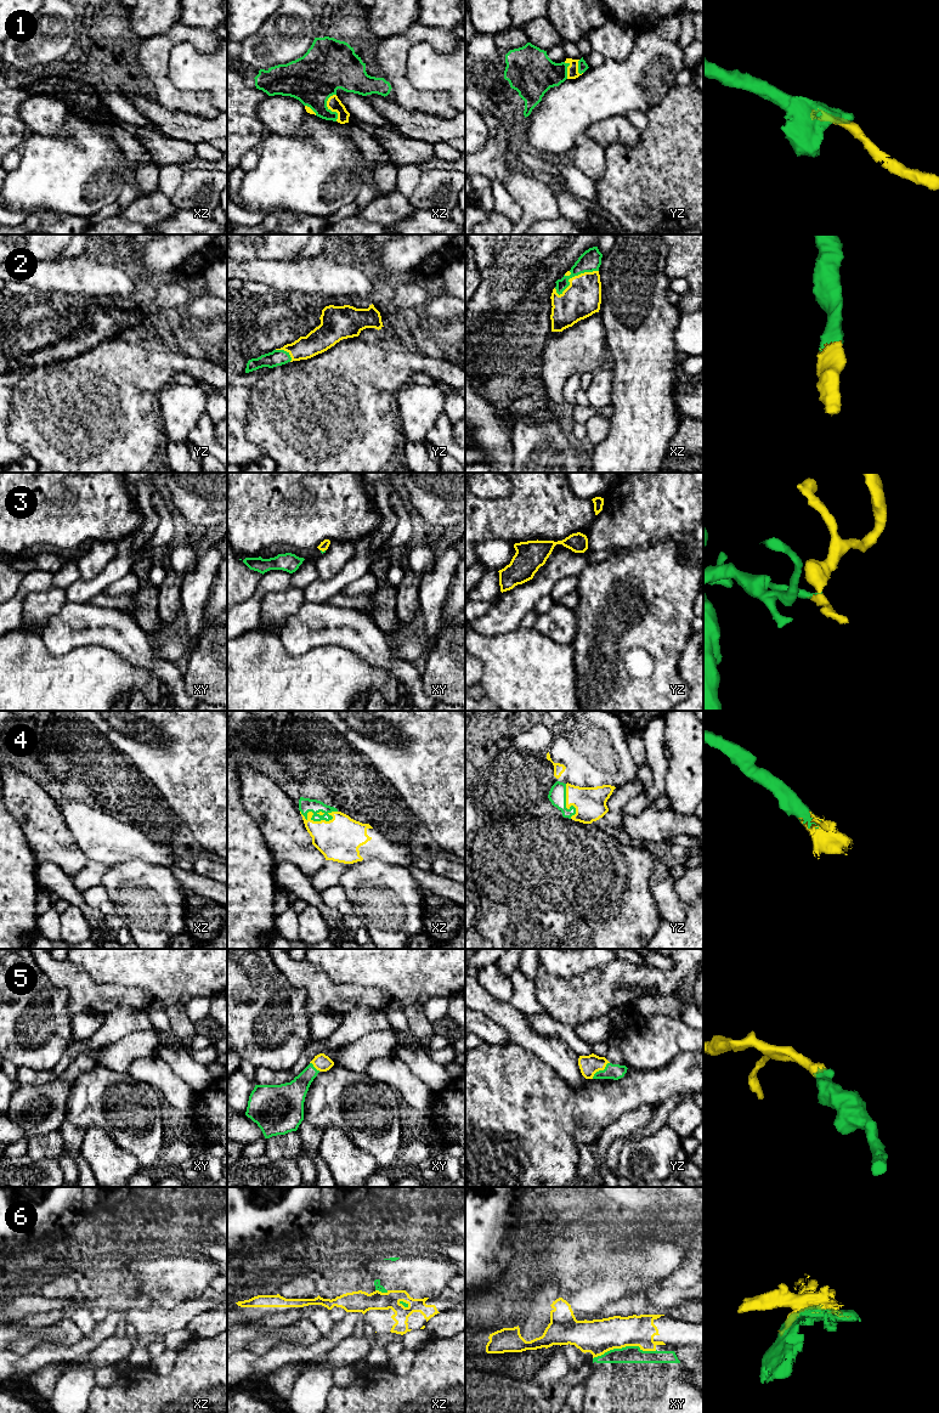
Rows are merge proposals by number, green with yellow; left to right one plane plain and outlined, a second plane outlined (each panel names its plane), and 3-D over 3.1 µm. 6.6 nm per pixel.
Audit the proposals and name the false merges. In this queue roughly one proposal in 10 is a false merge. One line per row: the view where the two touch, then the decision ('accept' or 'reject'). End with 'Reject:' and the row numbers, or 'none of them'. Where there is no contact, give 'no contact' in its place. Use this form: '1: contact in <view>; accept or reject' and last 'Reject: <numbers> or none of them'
1: contact in xz; accept
2: contact in xz; accept
3: contact in xy; accept
4: contact in xz; accept
5: contact in yz; accept
6: contact in xy; reject
Reject: 6

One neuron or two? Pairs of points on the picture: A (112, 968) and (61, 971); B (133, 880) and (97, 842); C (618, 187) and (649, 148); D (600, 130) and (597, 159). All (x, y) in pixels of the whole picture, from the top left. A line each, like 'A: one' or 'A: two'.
A: two
B: two
C: one
D: two

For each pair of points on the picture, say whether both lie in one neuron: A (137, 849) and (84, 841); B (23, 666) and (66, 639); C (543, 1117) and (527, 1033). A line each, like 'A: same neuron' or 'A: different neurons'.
A: same neuron
B: different neurons
C: different neurons

